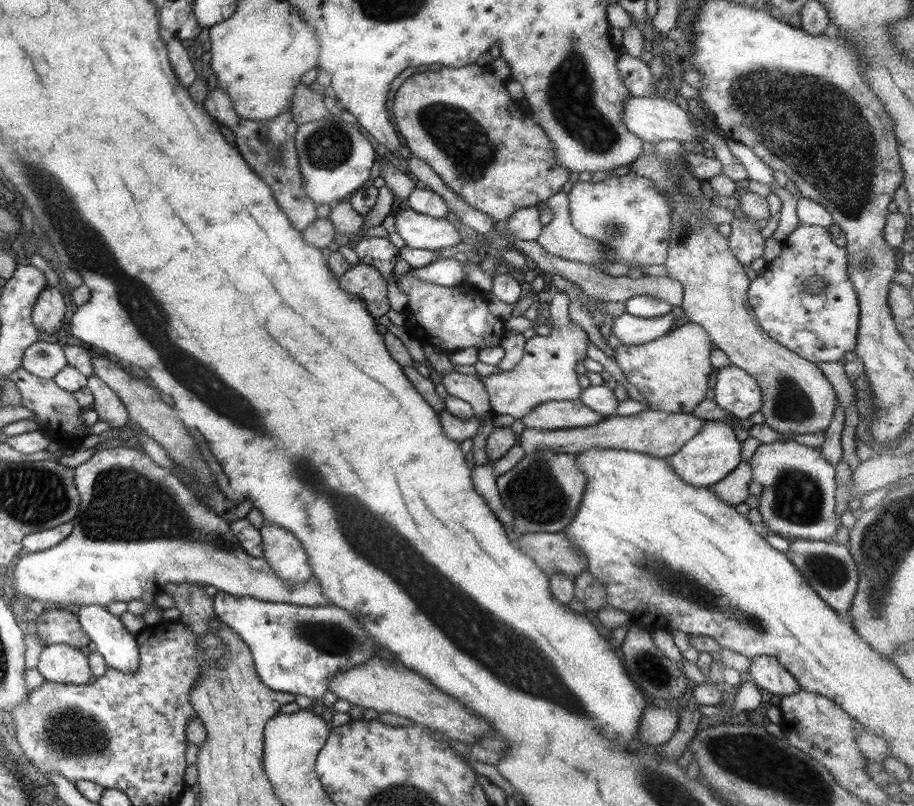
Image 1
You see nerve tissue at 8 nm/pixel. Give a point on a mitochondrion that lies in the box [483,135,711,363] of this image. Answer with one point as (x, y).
(616, 230)

